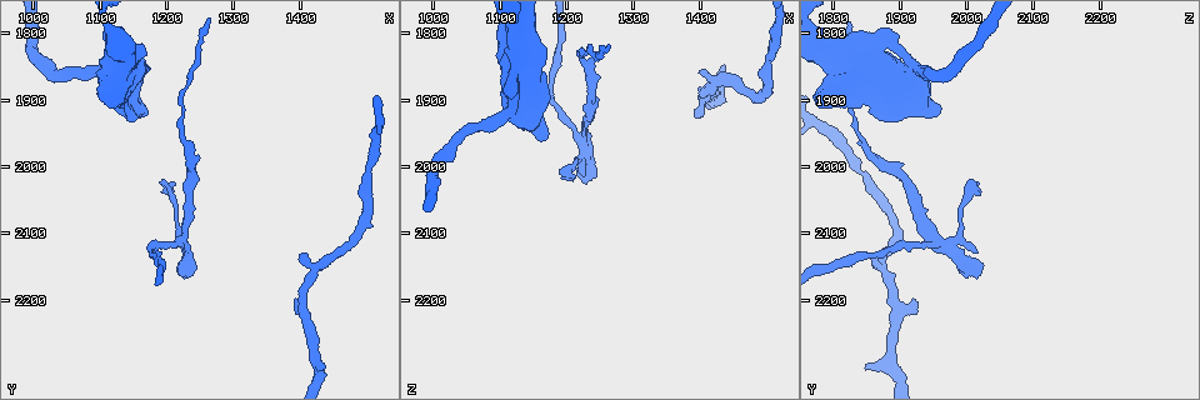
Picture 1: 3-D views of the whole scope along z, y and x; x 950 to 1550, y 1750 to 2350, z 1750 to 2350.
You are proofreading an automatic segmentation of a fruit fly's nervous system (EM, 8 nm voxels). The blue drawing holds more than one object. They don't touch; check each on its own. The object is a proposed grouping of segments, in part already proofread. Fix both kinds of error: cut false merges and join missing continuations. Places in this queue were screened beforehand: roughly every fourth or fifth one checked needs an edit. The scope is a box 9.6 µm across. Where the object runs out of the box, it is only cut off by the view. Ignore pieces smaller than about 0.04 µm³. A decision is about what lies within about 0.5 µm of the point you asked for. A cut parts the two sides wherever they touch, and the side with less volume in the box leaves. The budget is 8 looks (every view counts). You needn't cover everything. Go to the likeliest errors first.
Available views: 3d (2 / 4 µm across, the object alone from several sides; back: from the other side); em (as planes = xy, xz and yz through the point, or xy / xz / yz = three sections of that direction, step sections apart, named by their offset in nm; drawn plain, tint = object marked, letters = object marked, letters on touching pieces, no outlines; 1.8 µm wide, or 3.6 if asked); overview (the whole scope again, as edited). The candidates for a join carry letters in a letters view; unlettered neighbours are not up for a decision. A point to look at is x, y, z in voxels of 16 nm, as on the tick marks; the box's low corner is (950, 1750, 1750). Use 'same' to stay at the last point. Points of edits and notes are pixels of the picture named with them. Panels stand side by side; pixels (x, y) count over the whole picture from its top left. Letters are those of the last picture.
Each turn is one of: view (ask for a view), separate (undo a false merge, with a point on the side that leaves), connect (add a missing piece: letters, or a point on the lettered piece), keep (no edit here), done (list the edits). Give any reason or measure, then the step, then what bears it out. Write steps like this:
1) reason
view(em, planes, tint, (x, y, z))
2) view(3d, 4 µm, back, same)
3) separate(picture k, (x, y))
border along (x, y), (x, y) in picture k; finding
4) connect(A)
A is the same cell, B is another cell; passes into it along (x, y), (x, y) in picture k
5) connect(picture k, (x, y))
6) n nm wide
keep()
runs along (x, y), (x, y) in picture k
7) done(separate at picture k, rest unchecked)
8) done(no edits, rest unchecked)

free end
view(3d, 2 µm, back, (1390, 2195, 1925))

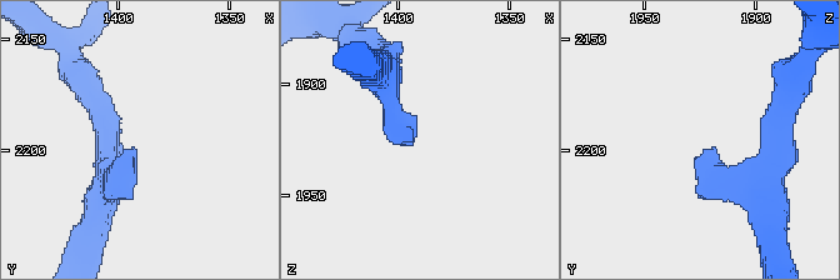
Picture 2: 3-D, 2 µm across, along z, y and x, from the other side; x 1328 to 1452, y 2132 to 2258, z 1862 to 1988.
shape alone is not enough
view(em, xy, step 8, letters, (1393, 2198, 1918))

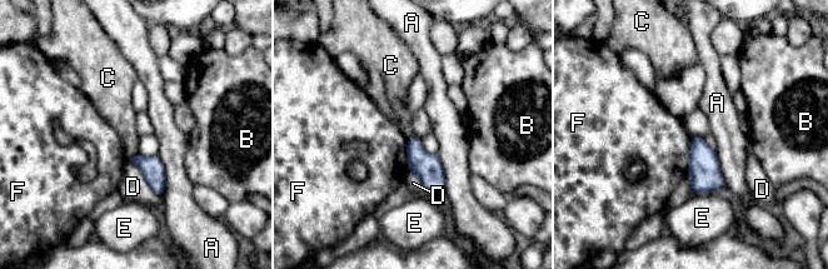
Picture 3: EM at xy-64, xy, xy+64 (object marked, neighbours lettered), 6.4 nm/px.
another direction
view(em, planes, letters, same)

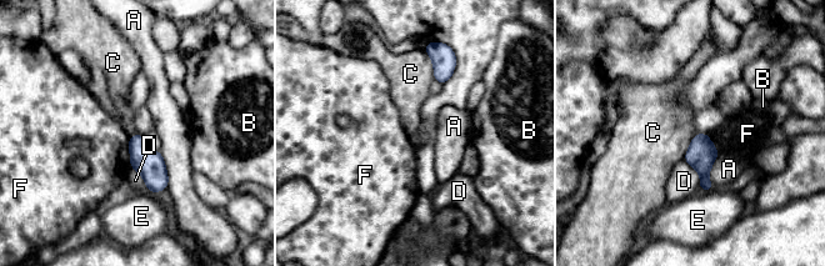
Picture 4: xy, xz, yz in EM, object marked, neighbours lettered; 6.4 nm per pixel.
140 nm wide
keep()
A, B, C, D, E and F are other cells; border along (424, 49), (431, 61), (434, 79) in picture 4; none of them fits

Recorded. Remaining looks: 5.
branch stops here
view(3d, 4 µm, (1440, 2305, 1845))

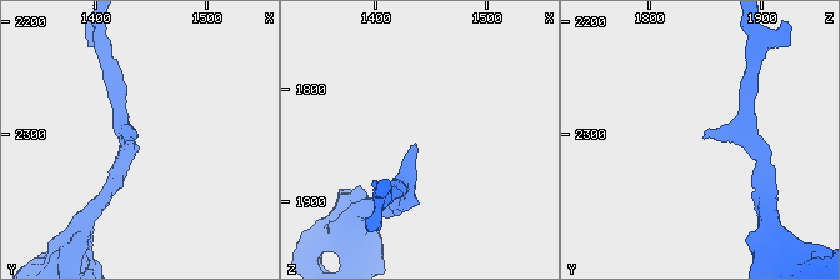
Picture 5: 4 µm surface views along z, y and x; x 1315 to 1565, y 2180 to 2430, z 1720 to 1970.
view(em, yz, step 16, plain, (1438, 2304, 1848))

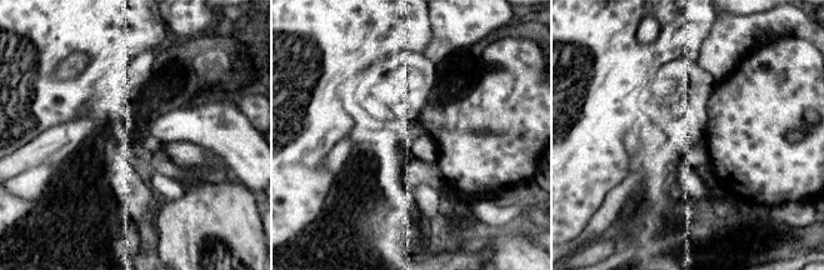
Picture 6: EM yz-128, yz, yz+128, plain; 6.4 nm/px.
what lies round it
view(em, yz, step 16, letters, same)

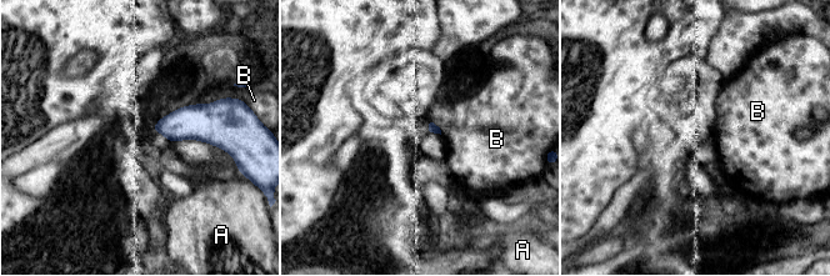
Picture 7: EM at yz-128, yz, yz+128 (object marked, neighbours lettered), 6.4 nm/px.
keep()
A and B are other cells; border along (174, 141), (203, 140), (224, 150) in picture 7; none of them fits

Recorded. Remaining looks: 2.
done(no edits, rest unchecked)

